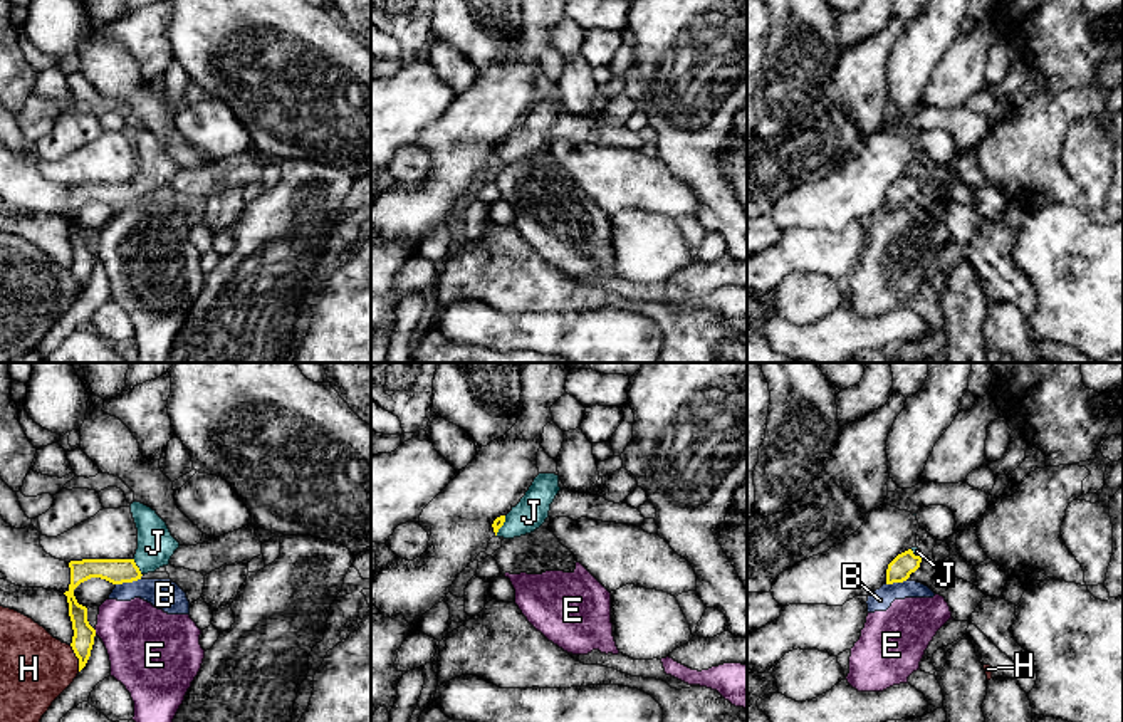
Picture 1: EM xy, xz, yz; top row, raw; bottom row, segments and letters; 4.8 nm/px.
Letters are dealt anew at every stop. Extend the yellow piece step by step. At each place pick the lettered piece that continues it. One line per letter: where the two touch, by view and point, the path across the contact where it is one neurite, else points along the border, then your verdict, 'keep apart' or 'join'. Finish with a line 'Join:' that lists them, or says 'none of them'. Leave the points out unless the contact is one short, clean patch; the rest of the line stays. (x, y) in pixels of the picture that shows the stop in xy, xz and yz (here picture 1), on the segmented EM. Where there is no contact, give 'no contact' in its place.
B: xy (128, 581) | along xy (140, 578), (116, 585) | keep apart
E: xy (94, 632) | keep apart
H: xy (78, 657) | keep apart
J: xy (136, 566) | across xy (116, 571), (136, 566), (155, 548), (155, 543) | join
Join: J

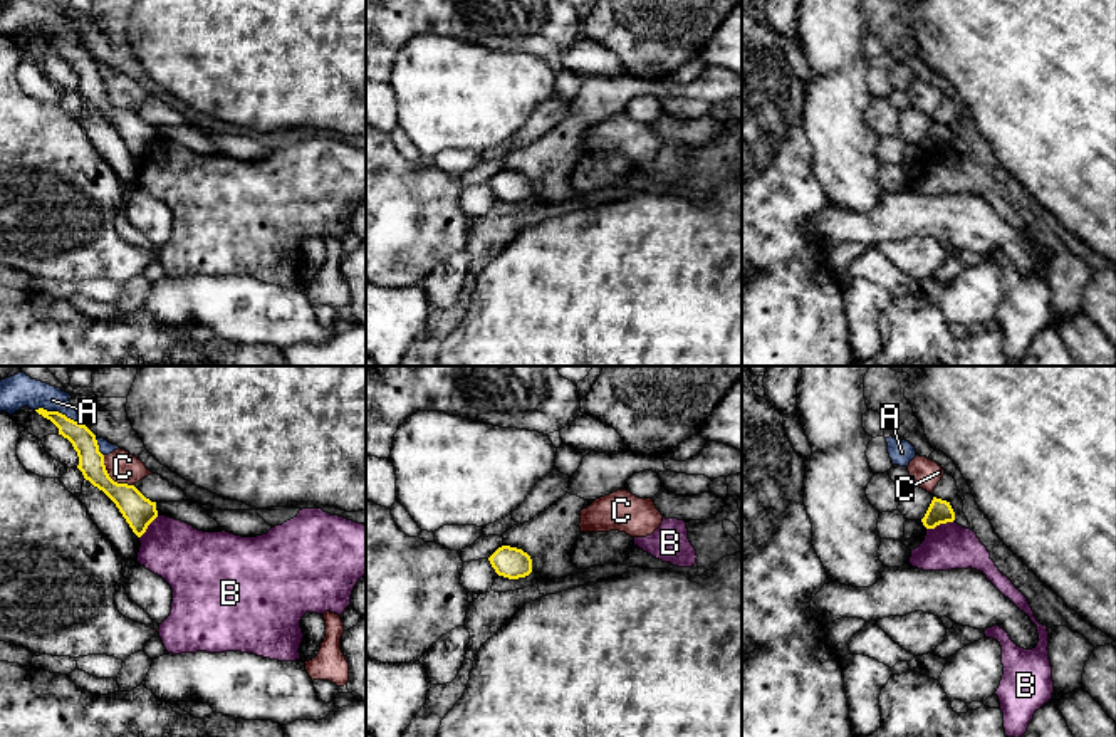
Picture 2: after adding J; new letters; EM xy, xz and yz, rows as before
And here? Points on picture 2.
A: xy (57, 412) | keep apart
B: yz (938, 524) | along yz (952, 521), (927, 529) | keep apart
C: xy (109, 477) | keep apart
Join: none of them

